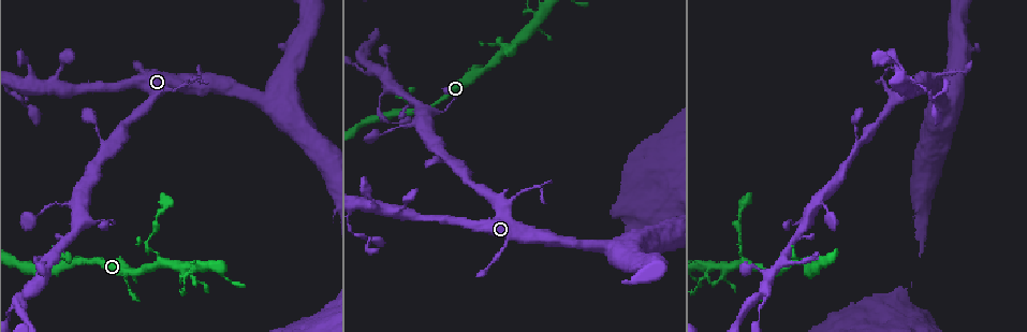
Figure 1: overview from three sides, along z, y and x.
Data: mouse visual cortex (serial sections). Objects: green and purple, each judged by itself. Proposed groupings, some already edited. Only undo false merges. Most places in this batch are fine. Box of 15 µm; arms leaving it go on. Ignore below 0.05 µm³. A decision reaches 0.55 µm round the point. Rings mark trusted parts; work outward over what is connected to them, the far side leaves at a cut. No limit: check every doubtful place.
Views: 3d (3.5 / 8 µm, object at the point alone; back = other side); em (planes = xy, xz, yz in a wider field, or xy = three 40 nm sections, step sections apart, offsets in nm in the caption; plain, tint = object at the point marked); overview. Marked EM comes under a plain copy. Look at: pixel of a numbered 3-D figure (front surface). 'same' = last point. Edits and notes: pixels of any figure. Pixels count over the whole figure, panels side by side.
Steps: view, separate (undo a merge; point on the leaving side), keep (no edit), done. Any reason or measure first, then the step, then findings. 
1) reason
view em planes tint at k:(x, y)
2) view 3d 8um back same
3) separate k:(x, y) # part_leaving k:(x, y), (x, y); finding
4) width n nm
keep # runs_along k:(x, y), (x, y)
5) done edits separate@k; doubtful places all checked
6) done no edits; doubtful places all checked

abrupt turn
view 3d 3.5um back at 1:(742, 248)

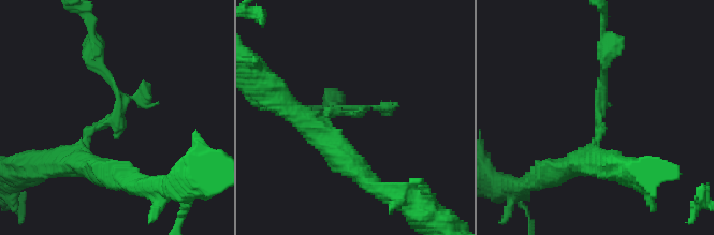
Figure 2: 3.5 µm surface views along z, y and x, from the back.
need the tissue
view em xy step 3 tint at 2:(120, 111)

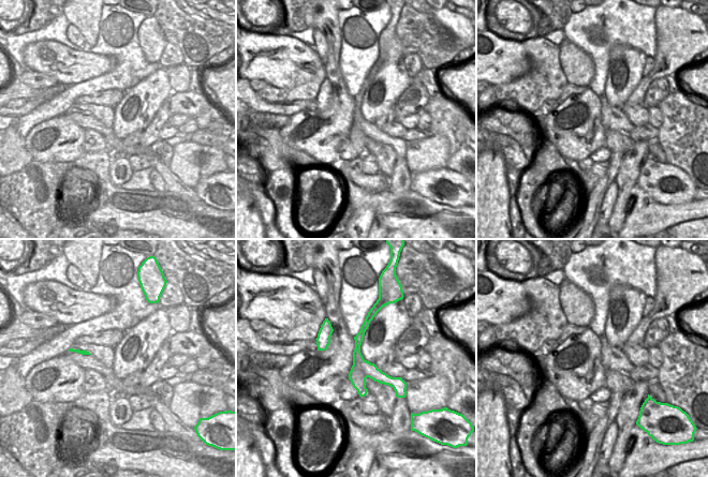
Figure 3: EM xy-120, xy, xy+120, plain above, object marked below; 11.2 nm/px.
separate 2:(599, 102) # border 3:(393, 387), (400, 386), (402, 388); a second cell is stuck on

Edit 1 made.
view overview

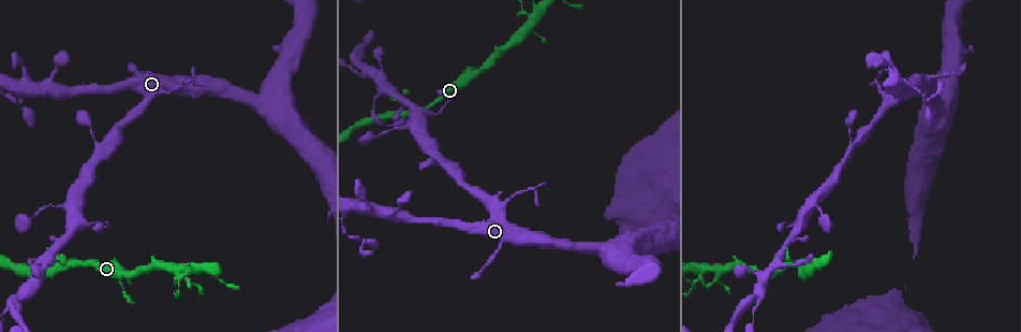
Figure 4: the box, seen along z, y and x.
two arms in line, one across
view 3d 3.5um at 4:(360, 240)

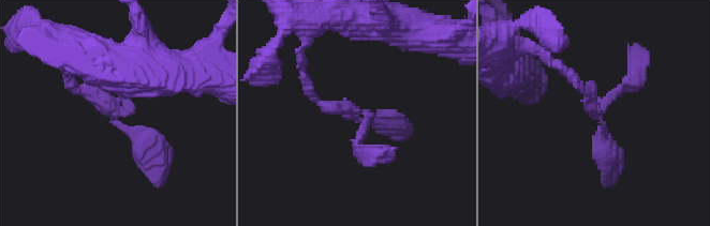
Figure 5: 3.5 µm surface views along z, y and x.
arm_widths 150, 150, 350 nm
keep # runs_along 5:(65, 73), (115, 112), (158, 168); continuous, no second cell

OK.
thick turns thin
view 3d 3.5um at 4:(161, 91)

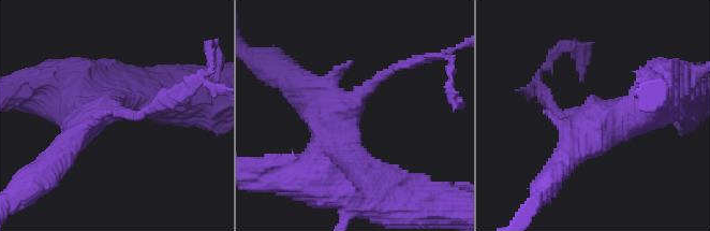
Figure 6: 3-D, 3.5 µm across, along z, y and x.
arm_widths 150, 500 nm; need the tissue
view em xy step 5 tint at 6:(581, 113)

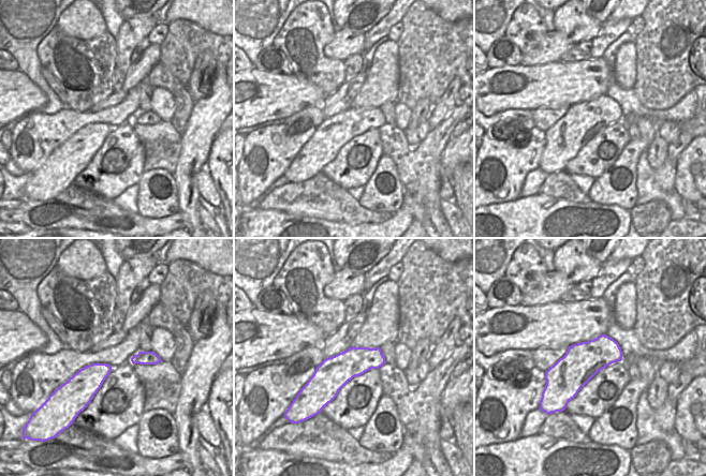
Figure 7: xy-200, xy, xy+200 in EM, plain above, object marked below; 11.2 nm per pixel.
separate 6:(548, 103) # a second cell is stuck on

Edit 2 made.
done edits separate@2, separate@6; doubtful places all checked

